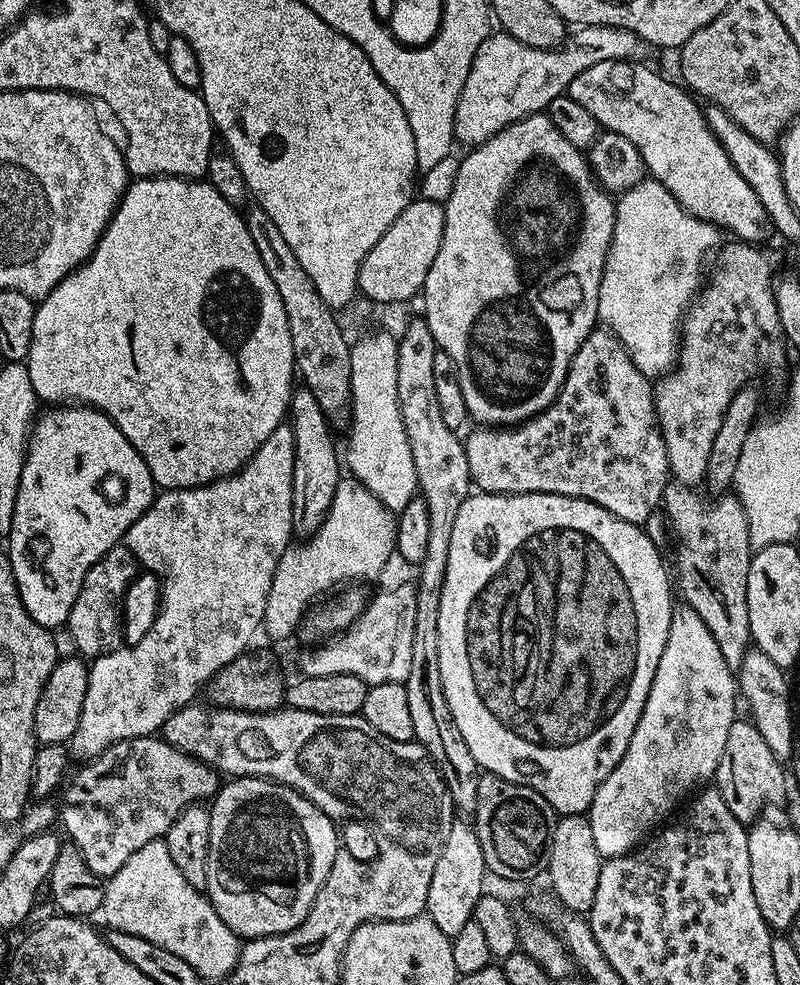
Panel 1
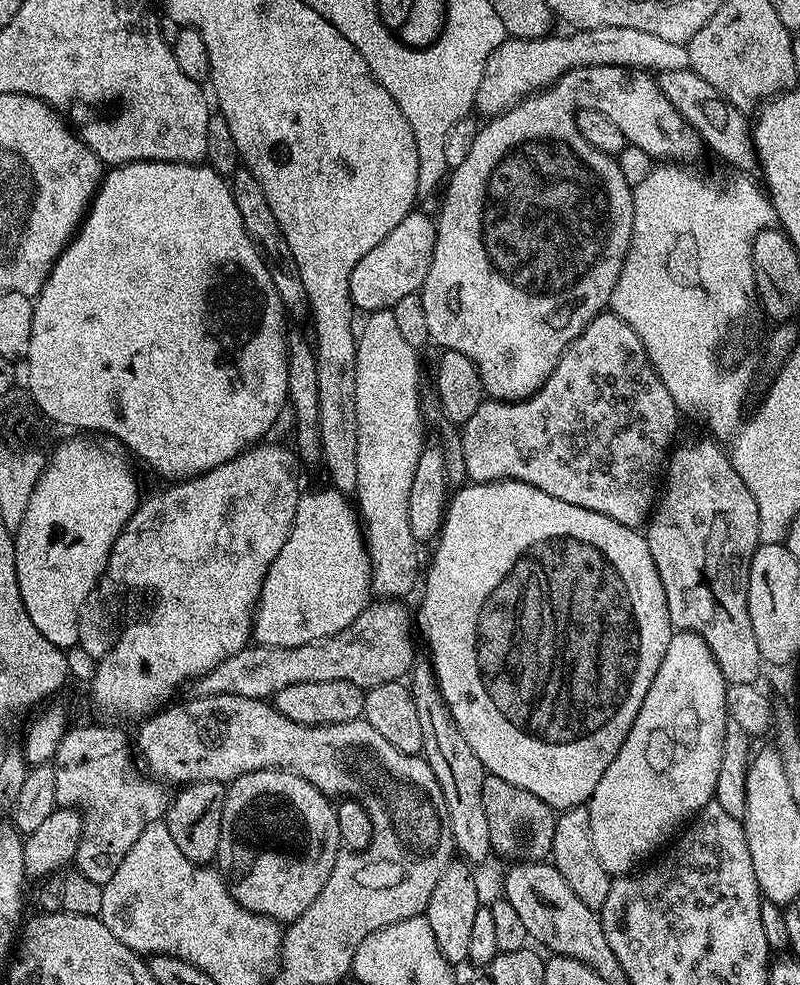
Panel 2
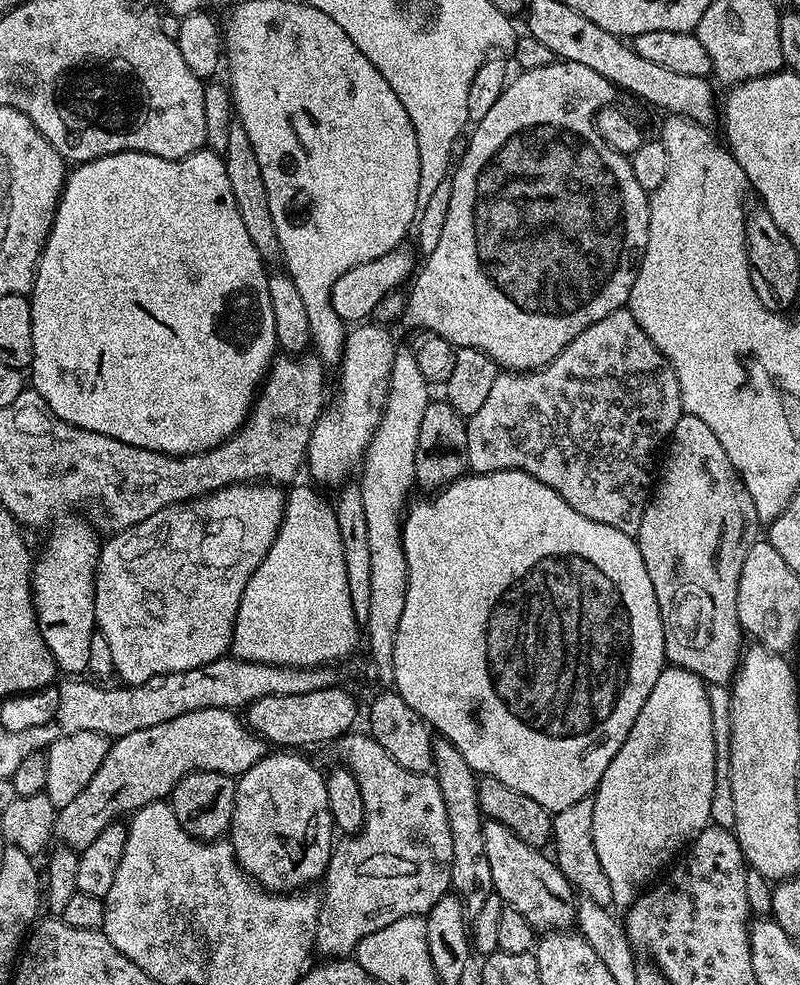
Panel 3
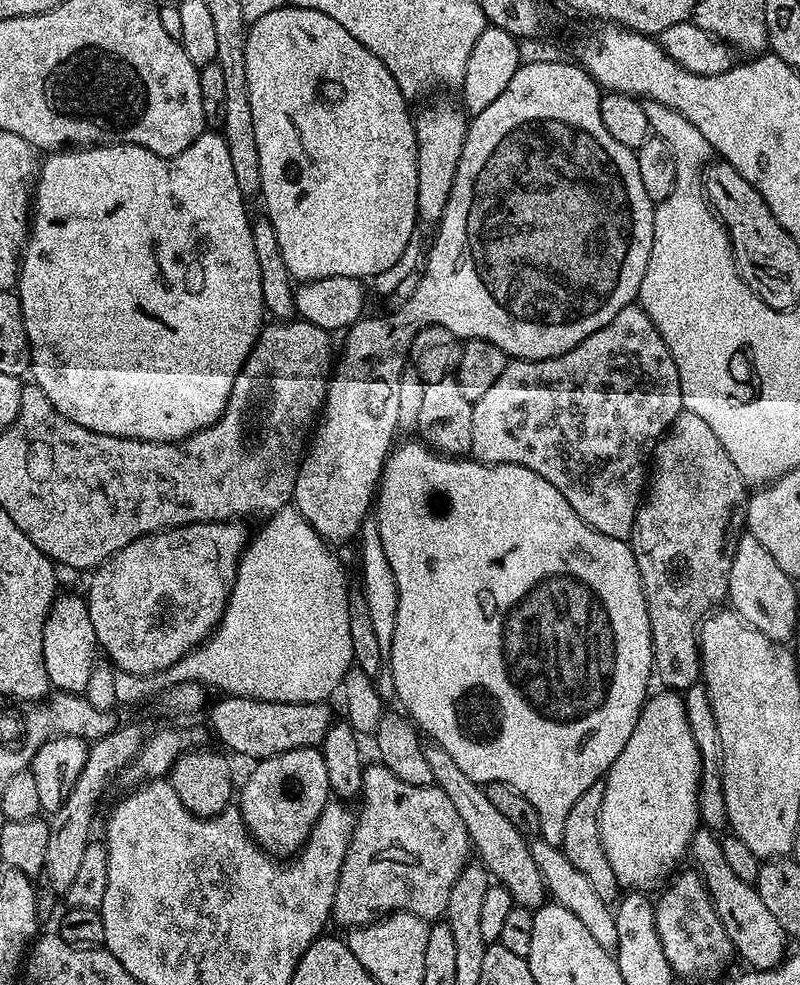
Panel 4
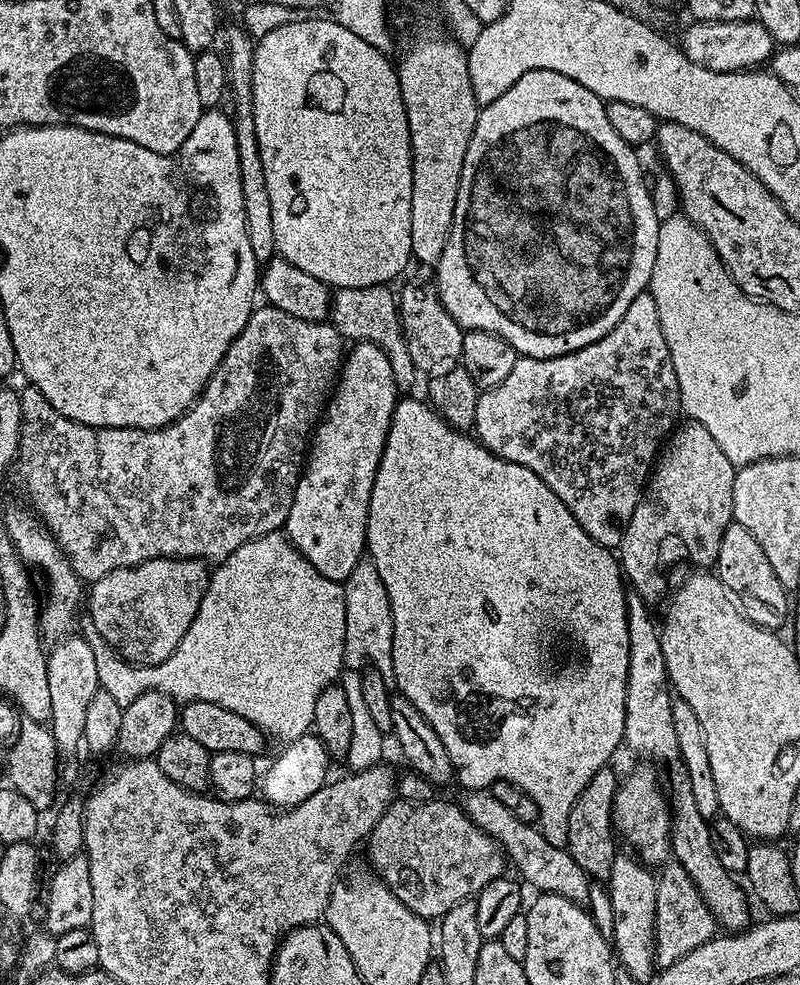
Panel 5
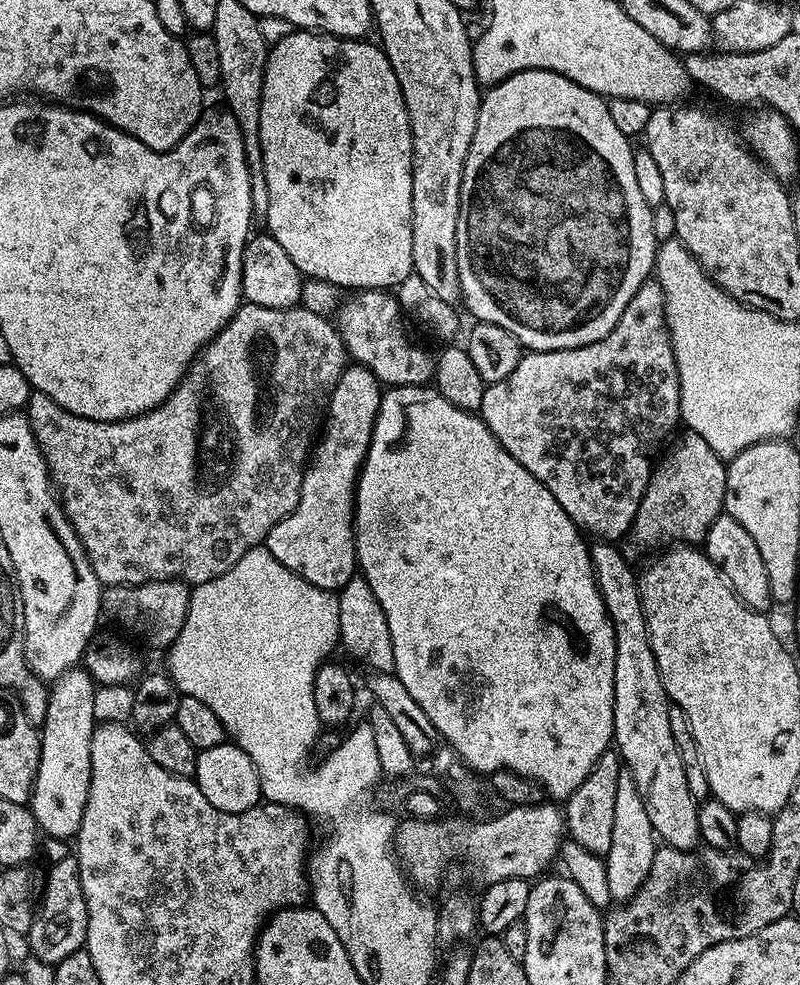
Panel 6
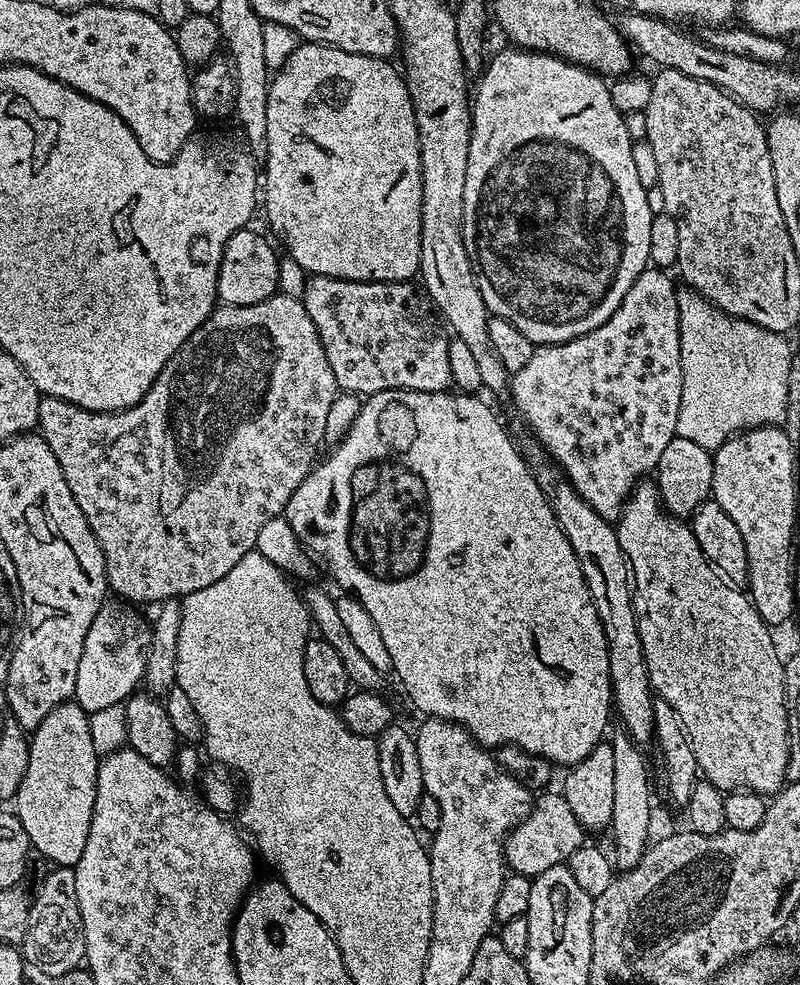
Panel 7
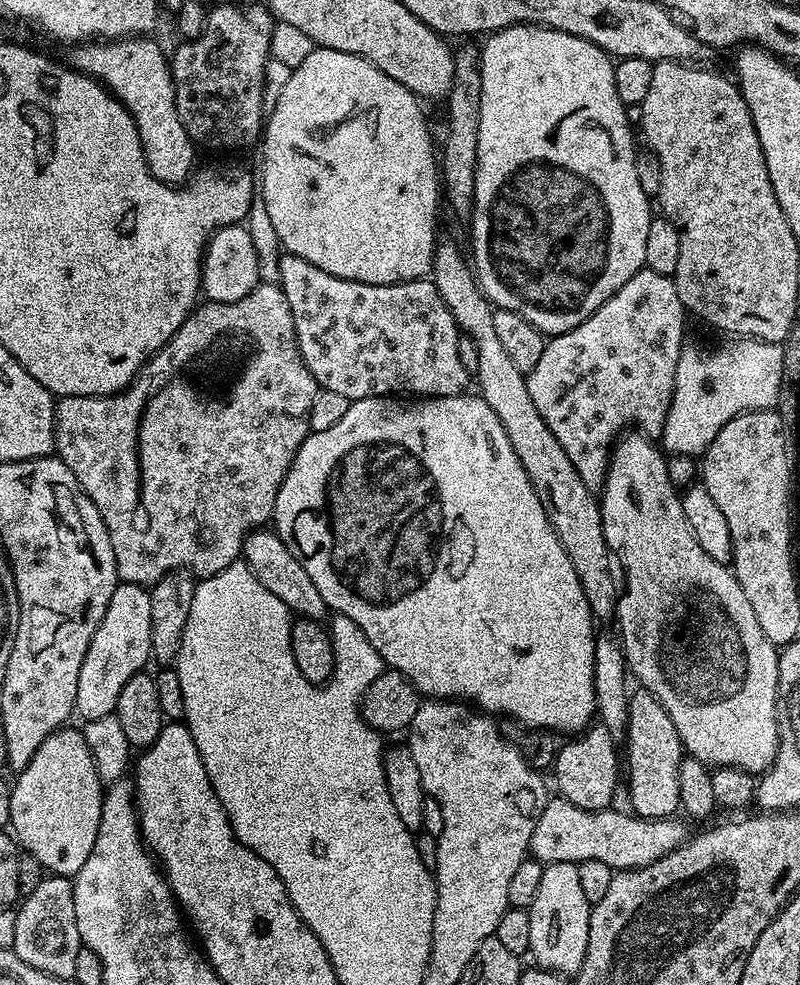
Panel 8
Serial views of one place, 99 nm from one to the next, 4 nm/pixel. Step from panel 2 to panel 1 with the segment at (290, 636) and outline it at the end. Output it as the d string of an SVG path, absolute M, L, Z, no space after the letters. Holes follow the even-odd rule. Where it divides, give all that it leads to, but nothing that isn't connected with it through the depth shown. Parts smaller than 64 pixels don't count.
M342 478L320 529L303 542L293 543L282 554L266 598L263 631L268 631L276 640L286 639L299 626L304 611L306 616L313 607L312 600L319 601L319 596L331 588L374 579L383 570L384 563L393 559L395 546L396 516L393 512L378 502L362 482Z

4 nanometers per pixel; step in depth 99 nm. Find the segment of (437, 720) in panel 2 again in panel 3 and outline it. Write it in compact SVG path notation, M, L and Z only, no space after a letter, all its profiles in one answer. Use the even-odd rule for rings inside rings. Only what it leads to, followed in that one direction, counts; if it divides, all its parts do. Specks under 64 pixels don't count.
M443 738L437 739L432 745L432 766L438 786L442 790L442 802L446 802L446 818L450 822L450 842L454 846L451 891L459 898L460 905L464 907L464 915L471 918L478 914L478 910L482 910L486 898L494 895L490 878L490 862L486 858L486 845L482 839L482 826L486 817L478 806L478 776L462 758L462 754L458 754L458 750L452 743Z

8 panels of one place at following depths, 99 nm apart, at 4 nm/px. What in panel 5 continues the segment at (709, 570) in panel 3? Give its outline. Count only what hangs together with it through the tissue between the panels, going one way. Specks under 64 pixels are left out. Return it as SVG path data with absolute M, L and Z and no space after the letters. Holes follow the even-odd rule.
M684 422L667 437L618 549L627 583L645 604L655 606L660 599L660 603L665 599L664 572L660 568L696 564L692 566L708 570L715 565L722 534L734 522L736 470L737 465L726 458L722 446L714 442L706 426Z

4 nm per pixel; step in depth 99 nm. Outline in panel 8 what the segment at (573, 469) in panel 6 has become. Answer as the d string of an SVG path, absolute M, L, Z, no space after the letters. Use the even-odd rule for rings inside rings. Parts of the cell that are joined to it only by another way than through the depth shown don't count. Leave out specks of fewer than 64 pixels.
M643 267L613 296L606 298L586 322L574 326L574 330L551 337L544 345L542 358L538 358L538 366L527 373L530 398L534 398L538 414L542 414L546 426L550 426L550 434L558 438L570 462L574 462L574 470L582 474L582 482L586 482L588 488L603 489L614 441L625 430L635 426L652 438L663 433L674 394L678 358L686 347L684 319L686 313L682 298L678 298L675 279L654 274L654 270Z

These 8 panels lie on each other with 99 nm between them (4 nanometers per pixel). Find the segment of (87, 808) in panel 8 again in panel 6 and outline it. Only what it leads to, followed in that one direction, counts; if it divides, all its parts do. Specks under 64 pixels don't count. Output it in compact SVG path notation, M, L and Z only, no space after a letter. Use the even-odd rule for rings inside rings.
M77 666L63 672L57 680L51 681L48 689L48 713L44 719L40 734L40 761L38 774L32 787L30 807L36 827L41 833L53 836L56 840L71 841L82 826L82 814L86 810L86 798L90 794L90 742L92 731L98 721L94 716L94 694L97 685L83 667Z

